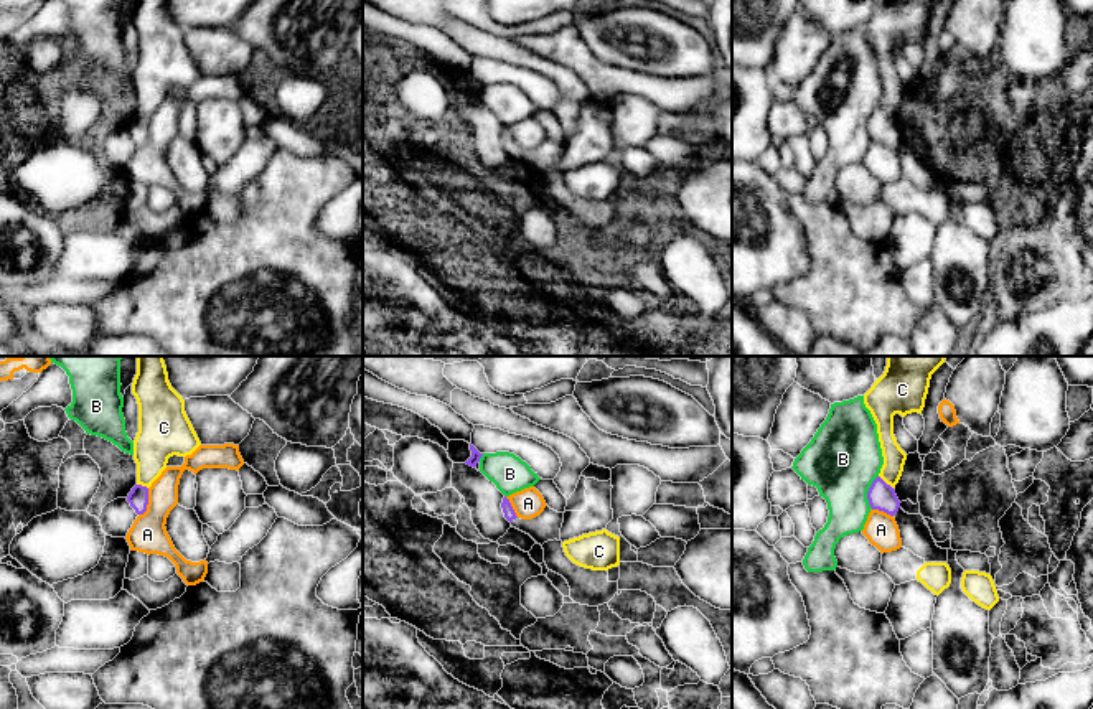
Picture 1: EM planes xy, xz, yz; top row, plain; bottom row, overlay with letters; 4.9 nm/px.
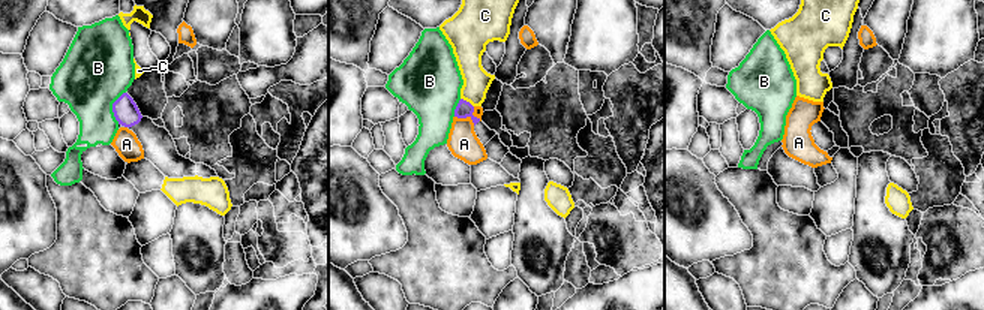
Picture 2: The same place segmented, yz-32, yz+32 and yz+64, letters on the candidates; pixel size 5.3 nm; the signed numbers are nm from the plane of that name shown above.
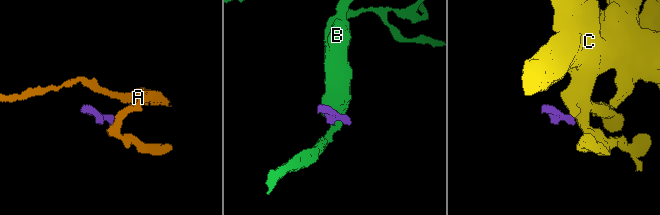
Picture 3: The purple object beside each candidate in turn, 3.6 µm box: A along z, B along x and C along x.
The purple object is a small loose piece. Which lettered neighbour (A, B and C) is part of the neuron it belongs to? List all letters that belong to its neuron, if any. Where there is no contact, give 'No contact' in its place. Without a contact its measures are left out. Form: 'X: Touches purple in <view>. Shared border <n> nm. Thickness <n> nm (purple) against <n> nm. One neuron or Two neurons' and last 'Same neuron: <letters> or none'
A: Touches purple in xy. Shared border 140 nm. Thickness 100 nm (purple) against 180 nm. Two neurons
B: Touches purple in yz. Shared border 170 nm. Thickness 130 nm (purple) against 360 nm. Two neurons
C: Touches purple in yz. Shared border 100 nm. Thickness 130 nm (purple) against 110 nm. Two neurons
Same neuron: none

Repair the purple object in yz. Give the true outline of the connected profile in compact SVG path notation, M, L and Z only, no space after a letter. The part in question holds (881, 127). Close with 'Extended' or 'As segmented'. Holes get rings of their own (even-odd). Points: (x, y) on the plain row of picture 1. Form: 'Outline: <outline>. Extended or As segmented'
Outline: M880 107L872 112L867 122L867 130L872 140L884 142L890 147L894 147L900 139L895 120L887 115Z. As segmented

